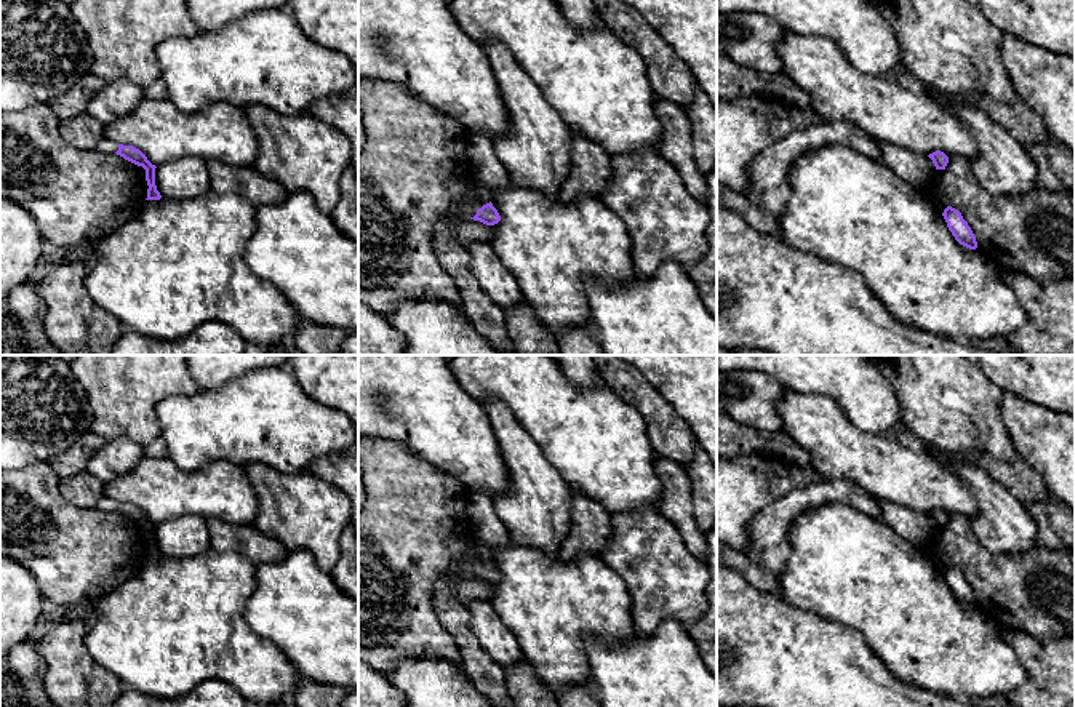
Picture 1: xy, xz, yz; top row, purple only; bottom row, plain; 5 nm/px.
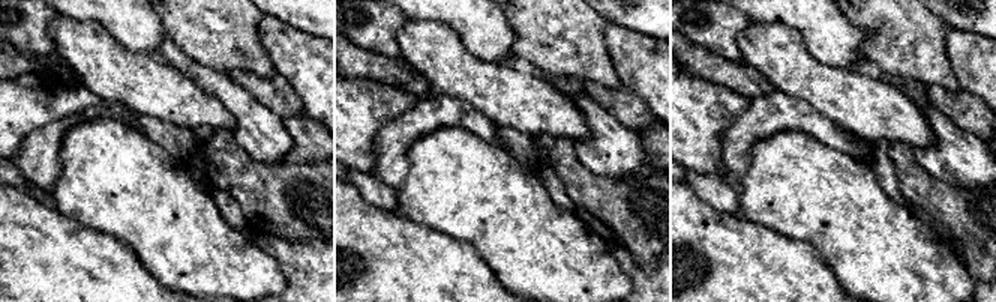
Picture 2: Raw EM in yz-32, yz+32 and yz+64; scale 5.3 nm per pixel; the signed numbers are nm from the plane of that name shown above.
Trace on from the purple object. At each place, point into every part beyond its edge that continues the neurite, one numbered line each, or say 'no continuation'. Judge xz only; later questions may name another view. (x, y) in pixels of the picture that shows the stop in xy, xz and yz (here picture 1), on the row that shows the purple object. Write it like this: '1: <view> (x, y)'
1: xz (475, 197)

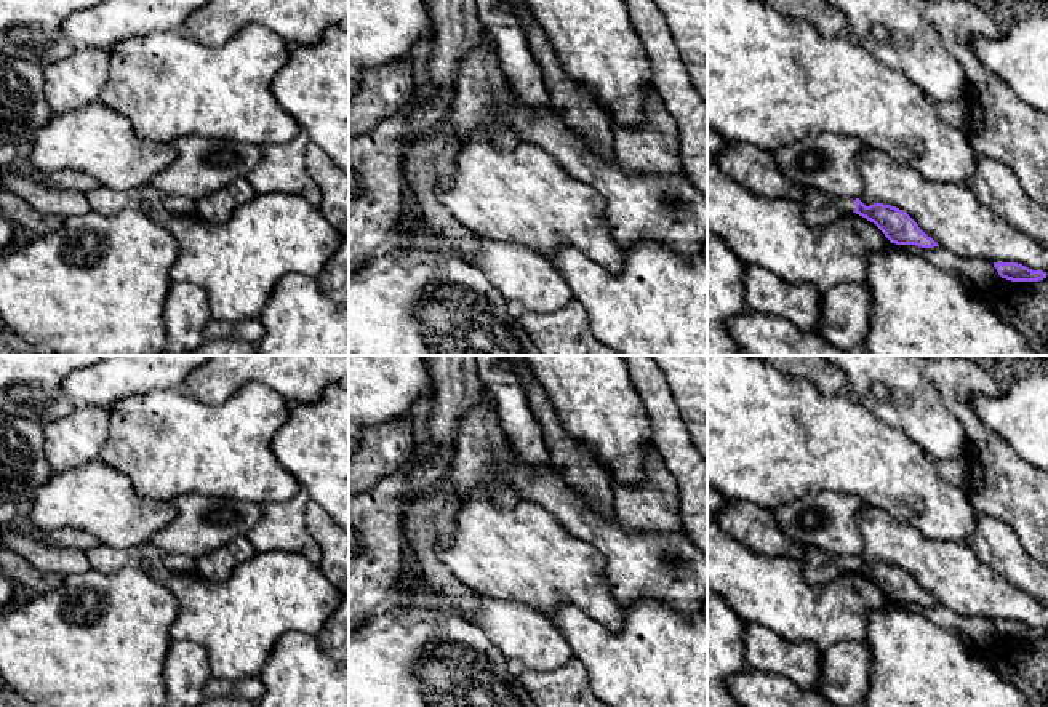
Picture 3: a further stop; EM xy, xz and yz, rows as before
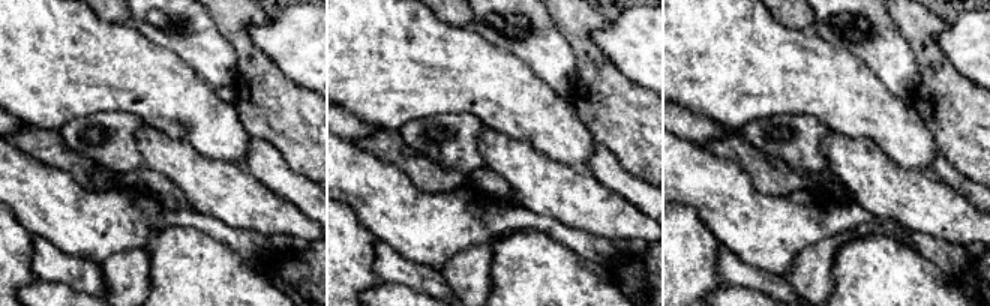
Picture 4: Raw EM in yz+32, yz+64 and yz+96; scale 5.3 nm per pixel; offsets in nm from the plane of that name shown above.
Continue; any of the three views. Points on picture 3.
1: yz (818, 208)

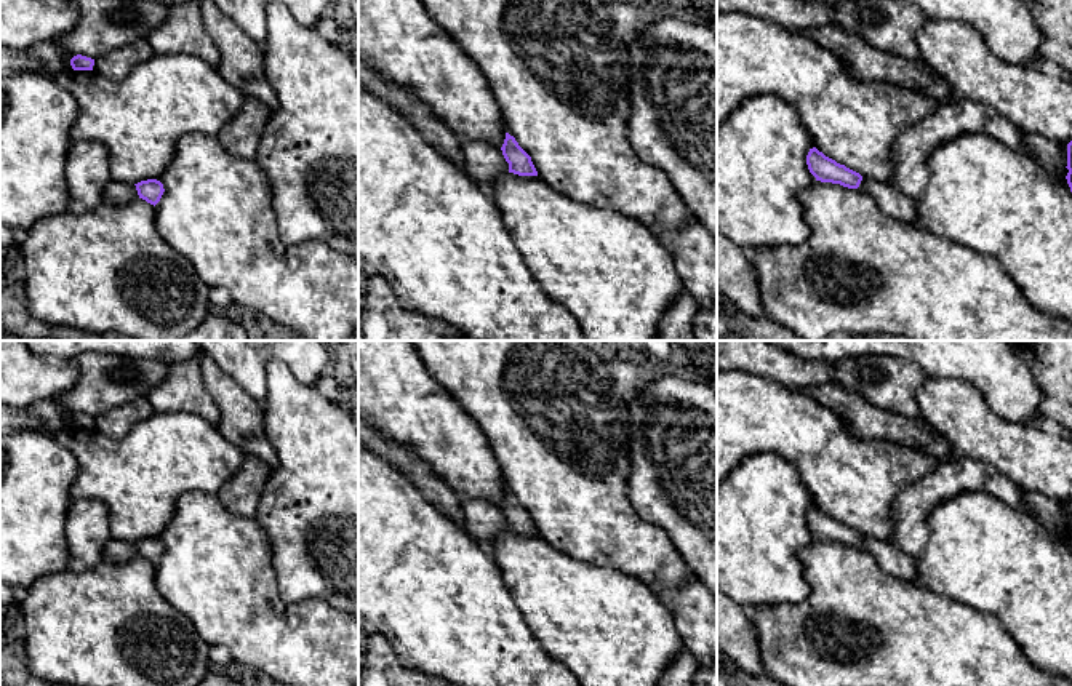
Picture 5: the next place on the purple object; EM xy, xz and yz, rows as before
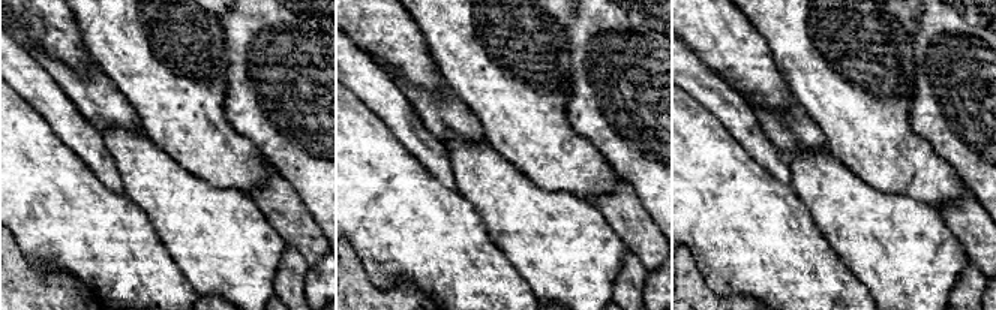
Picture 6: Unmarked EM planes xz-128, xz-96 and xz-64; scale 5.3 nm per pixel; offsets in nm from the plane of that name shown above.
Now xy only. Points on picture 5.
1: xy (116, 192)

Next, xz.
1: xz (484, 162)

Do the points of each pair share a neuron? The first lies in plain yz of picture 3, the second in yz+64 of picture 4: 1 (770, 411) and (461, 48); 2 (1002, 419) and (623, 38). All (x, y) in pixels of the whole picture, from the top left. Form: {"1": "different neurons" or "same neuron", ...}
{"1": "same neuron", "2": "same neuron"}

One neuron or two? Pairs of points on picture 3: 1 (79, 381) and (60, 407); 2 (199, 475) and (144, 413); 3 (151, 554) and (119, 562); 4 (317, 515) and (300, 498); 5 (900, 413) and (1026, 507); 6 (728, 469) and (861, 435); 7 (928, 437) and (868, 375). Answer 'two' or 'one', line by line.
1: two
2: one
3: one
4: two
5: two
6: one
7: one

